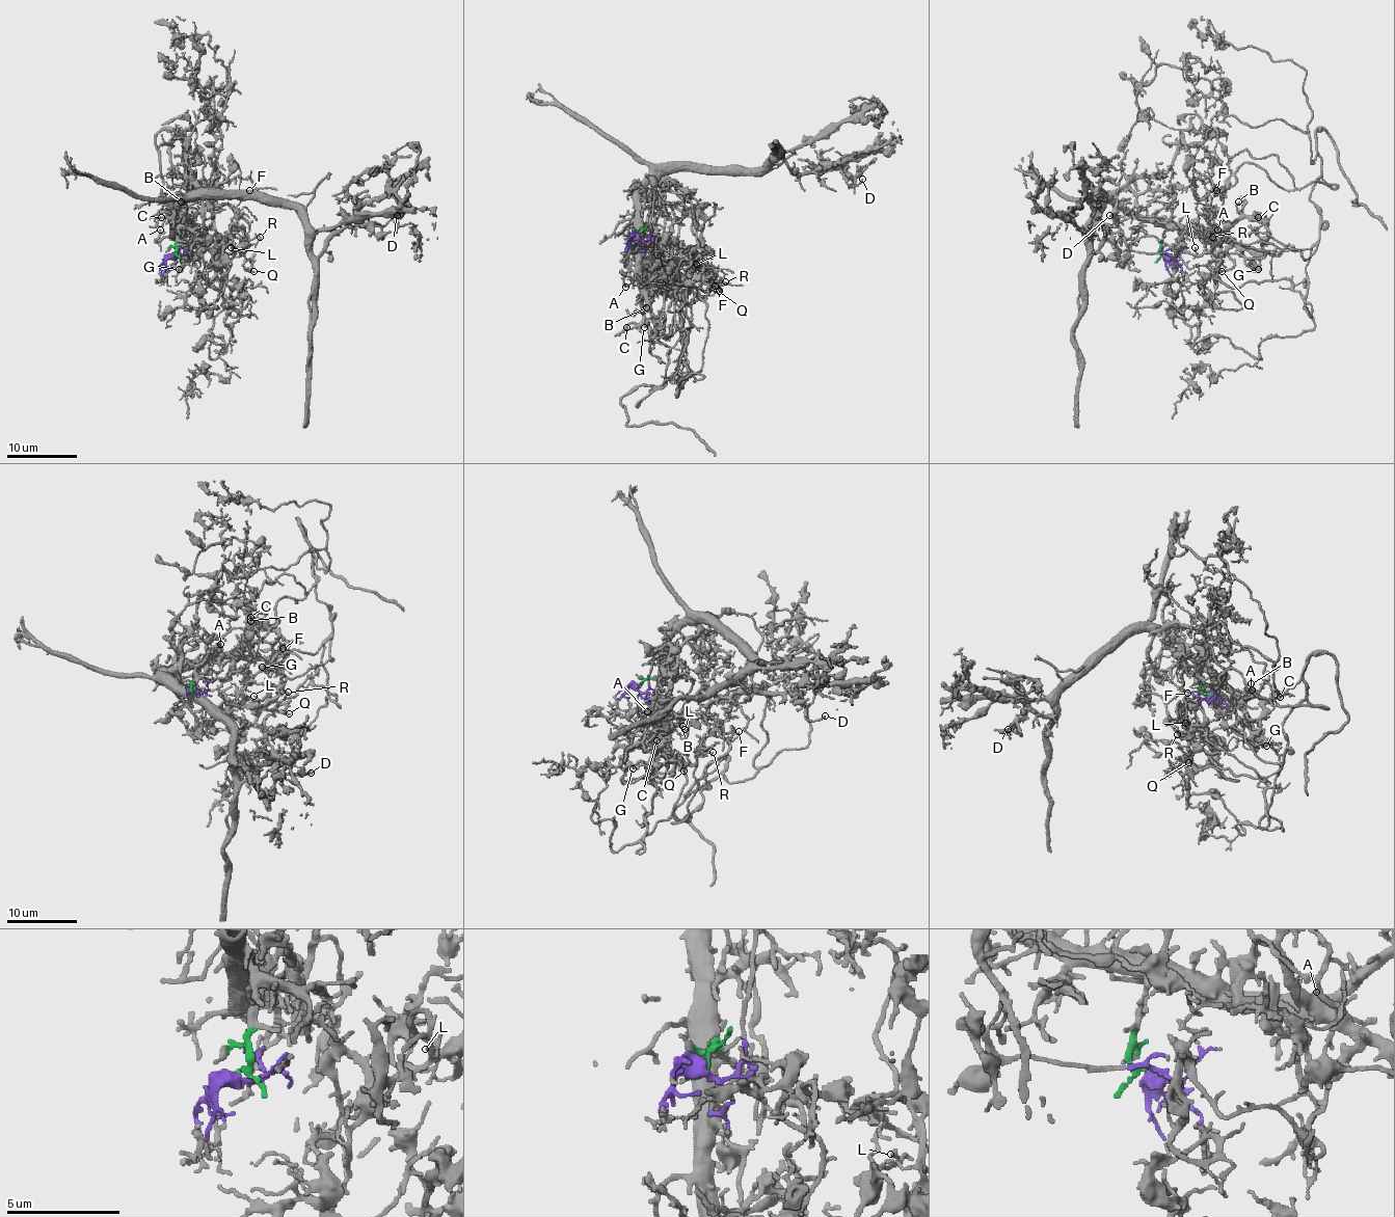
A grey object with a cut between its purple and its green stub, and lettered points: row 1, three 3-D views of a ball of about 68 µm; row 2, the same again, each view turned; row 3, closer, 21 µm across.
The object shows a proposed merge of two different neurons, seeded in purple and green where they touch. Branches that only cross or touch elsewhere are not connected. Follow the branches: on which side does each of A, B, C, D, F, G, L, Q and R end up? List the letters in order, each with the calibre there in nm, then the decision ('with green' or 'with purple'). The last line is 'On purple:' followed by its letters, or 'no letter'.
A: 280 nm thick; with green
B: 190 nm thick; with green
C: 130 nm thick; with green
D: 190 nm thick; with green
F: 110 nm thick; with purple
G: 320 nm thick; with green
L: 140 nm thick; with purple
Q: 240 nm thick; with purple
R: 150 nm thick; with purple
On purple: F, L, Q, R

